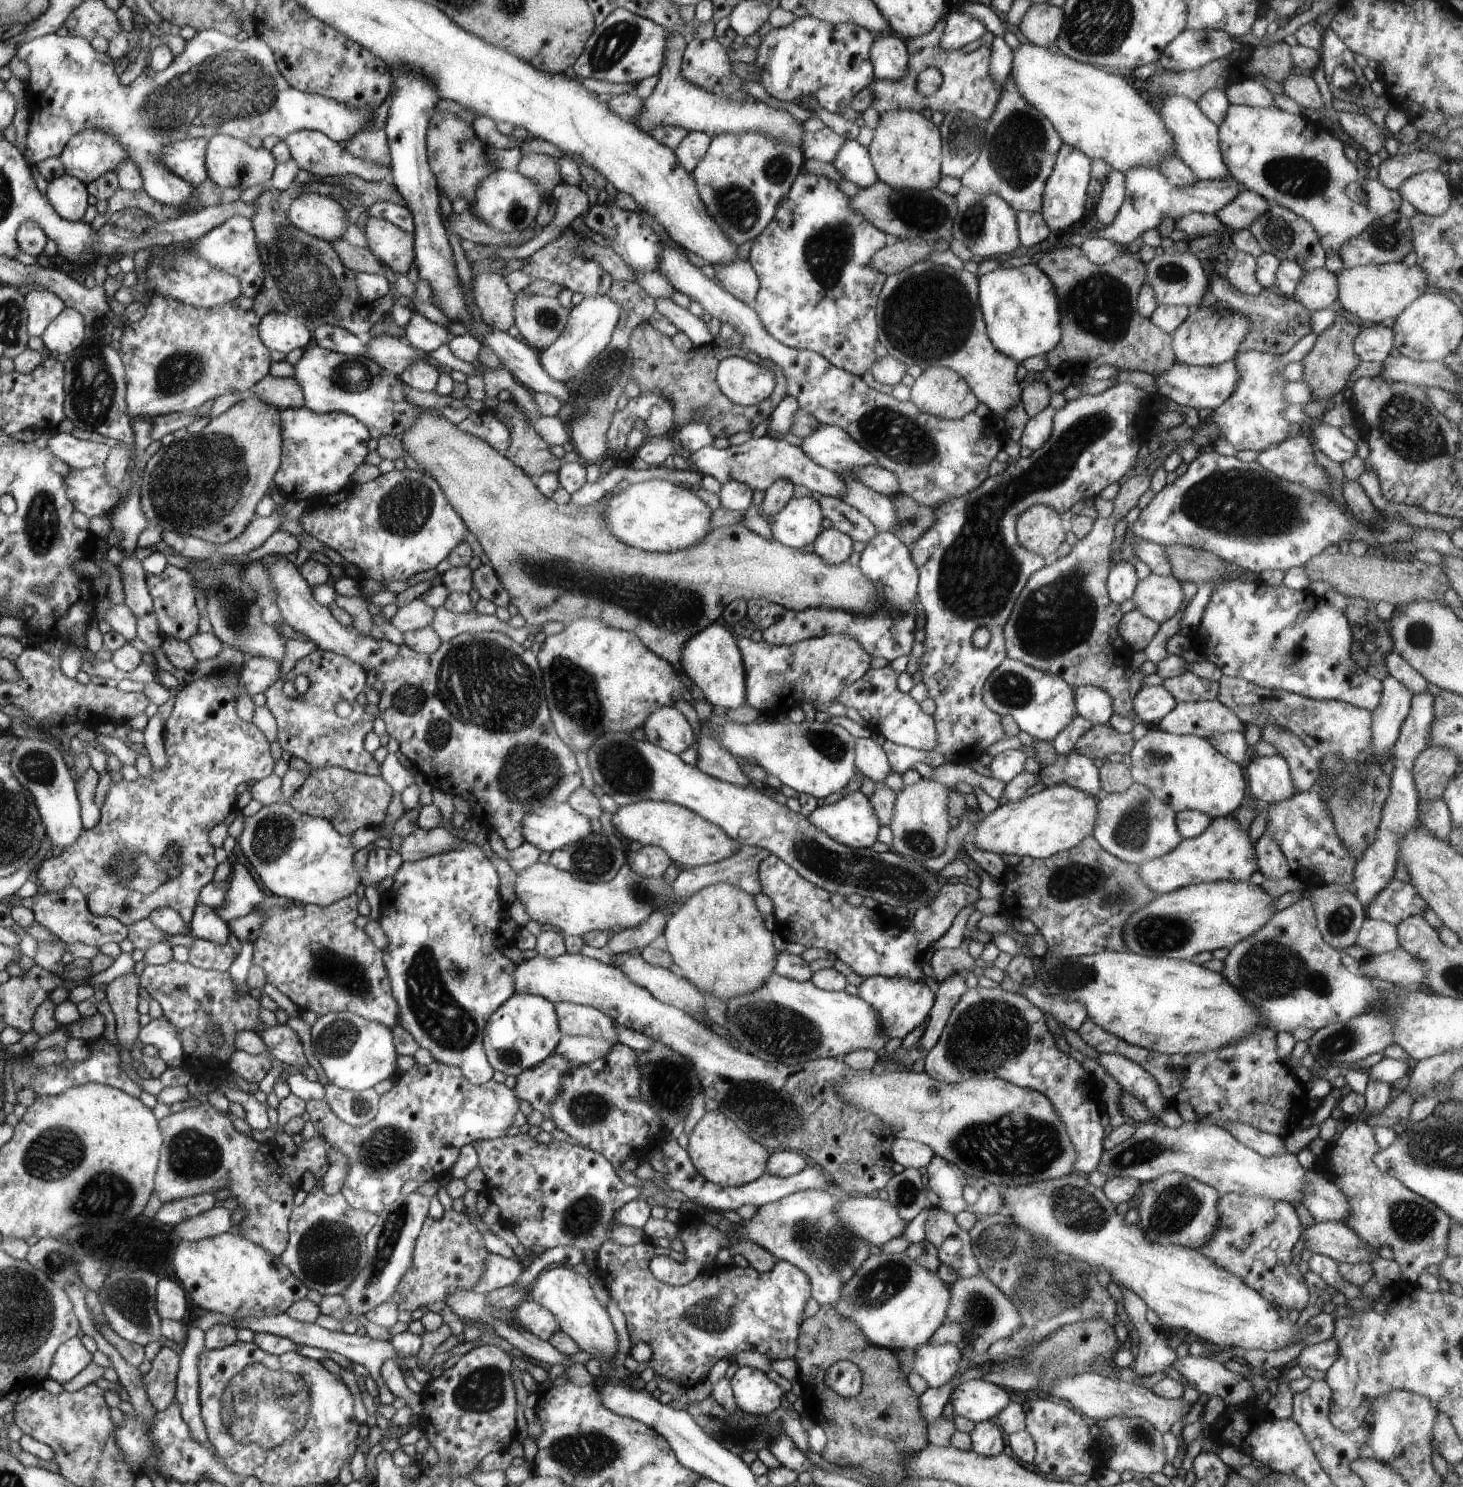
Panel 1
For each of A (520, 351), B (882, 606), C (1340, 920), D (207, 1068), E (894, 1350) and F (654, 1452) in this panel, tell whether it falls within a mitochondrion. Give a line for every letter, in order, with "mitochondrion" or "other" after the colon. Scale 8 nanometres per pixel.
A: other
B: other
C: mitochondrion
D: other
E: other
F: other

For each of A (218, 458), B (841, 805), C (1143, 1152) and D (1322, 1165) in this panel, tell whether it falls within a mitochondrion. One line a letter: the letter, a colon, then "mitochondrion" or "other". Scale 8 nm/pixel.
A: mitochondrion
B: other
C: mitochondrion
D: other

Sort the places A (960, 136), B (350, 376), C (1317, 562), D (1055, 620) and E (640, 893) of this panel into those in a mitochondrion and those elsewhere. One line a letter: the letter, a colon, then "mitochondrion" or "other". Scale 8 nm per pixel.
A: mitochondrion
B: mitochondrion
C: other
D: mitochondrion
E: mitochondrion

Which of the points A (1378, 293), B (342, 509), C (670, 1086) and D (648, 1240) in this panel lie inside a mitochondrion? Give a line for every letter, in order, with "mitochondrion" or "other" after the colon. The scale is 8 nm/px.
A: other
B: other
C: mitochondrion
D: other

